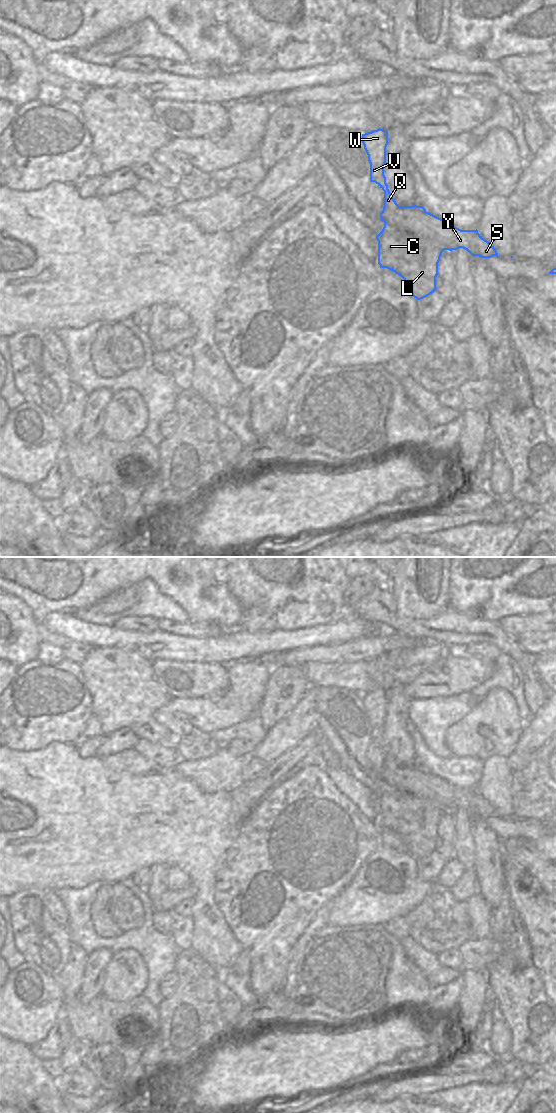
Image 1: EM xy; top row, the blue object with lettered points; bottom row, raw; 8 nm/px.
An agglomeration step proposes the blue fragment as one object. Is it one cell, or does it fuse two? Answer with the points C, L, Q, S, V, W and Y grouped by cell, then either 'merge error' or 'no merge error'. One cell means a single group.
groups C L Q V W / S Y; merge error

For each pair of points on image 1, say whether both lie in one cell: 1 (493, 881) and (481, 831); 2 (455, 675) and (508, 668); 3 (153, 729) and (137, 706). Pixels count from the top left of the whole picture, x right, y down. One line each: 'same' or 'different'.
1: same
2: different
3: same

